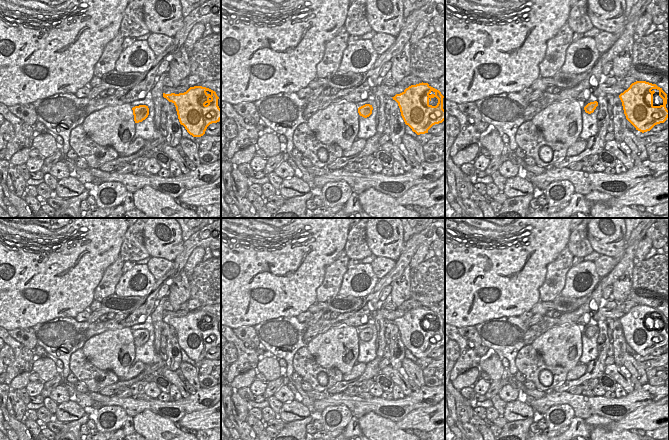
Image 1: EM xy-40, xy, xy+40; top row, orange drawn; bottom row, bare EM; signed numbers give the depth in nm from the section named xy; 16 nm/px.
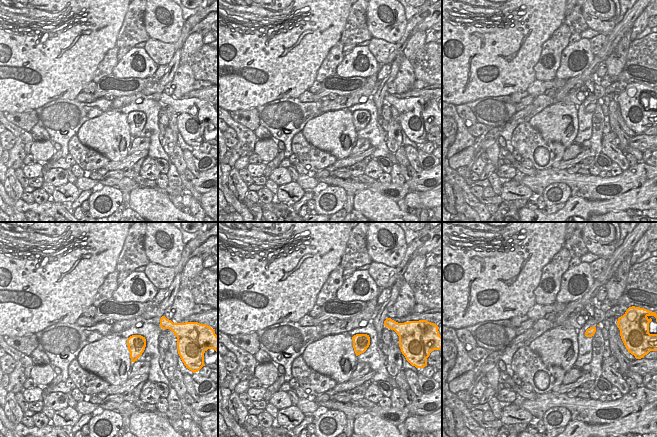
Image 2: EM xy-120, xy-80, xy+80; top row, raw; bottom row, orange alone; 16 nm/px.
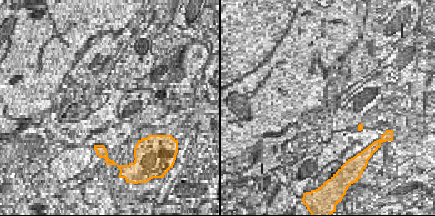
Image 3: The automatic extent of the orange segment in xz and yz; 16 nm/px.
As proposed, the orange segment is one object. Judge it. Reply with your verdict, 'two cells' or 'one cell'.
one cell

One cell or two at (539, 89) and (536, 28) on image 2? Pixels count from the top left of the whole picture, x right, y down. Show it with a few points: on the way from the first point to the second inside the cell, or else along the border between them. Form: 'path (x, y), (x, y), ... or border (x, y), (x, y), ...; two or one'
border (536, 79), (525, 90); two

